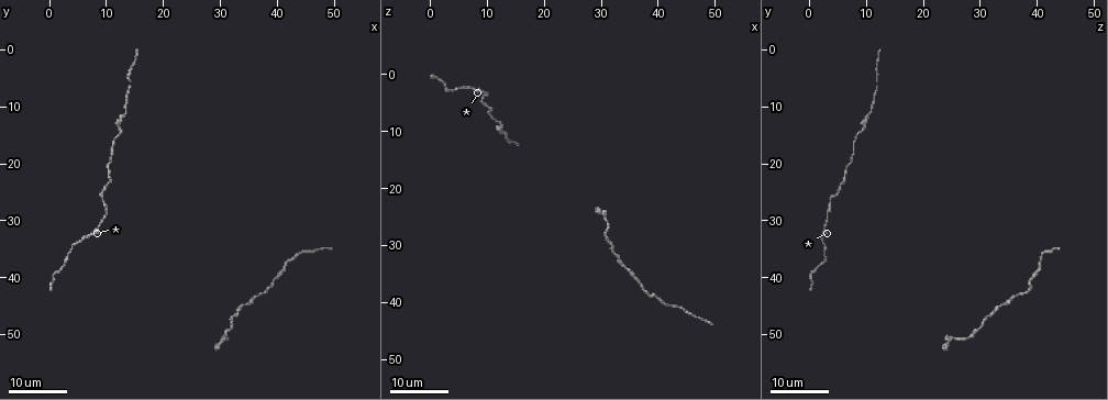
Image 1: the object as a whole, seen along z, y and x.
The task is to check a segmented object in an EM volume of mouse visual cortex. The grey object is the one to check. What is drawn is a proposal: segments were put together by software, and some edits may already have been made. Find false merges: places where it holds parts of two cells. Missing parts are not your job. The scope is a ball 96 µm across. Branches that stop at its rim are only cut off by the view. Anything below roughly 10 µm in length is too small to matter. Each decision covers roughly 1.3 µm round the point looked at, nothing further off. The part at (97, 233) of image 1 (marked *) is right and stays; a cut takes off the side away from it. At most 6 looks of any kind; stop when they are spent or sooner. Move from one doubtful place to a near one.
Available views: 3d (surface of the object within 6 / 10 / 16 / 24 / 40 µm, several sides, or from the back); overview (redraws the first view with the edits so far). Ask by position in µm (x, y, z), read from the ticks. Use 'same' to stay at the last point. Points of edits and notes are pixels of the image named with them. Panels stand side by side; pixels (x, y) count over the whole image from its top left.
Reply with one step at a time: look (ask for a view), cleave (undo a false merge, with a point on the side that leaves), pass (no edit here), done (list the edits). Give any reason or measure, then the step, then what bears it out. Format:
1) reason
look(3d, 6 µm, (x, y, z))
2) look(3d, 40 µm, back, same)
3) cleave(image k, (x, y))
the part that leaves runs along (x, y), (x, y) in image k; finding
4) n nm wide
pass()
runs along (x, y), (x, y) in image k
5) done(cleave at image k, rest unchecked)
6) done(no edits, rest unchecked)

calibre changes
look(3d, 16 µm, (9.0, 25.0, 4.5))

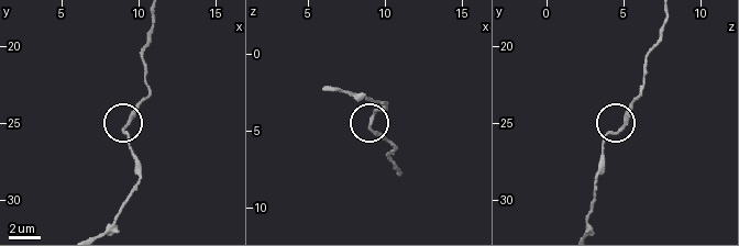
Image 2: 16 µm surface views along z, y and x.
look(3d, 6 µm, (9.2, 25.6, 4.8))

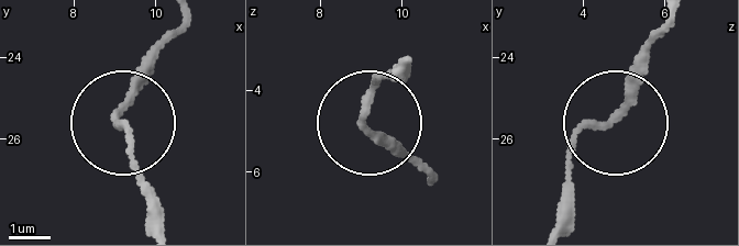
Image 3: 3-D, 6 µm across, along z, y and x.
pass()
runs along (553, 227), (574, 144), (616, 112), (630, 70), (672, 21) in image 3; continuous, no second cell

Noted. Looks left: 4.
calibre changes
look(3d, 24 µm, (10.5, 20.5, 7.0))

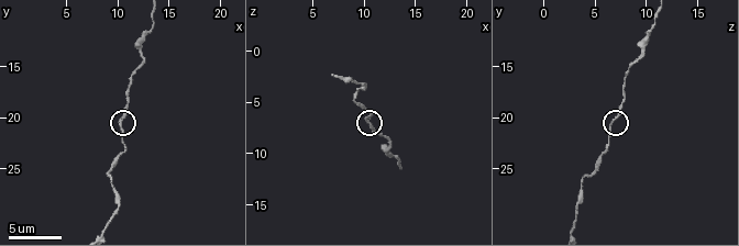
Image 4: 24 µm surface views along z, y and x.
zoom in
look(3d, 6 µm, (10.2, 20.8, 6.6))

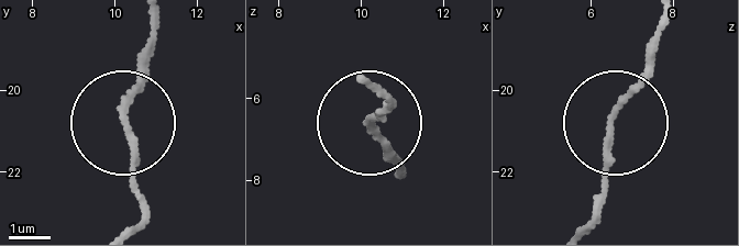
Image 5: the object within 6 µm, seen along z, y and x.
pass()
runs along (130, 225), (140, 204), (119, 110), (151, 29) in image 5; continuous, no second cell

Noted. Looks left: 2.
calibre changes
look(3d, 10 µm, (12.4, 14.4, 9.2))

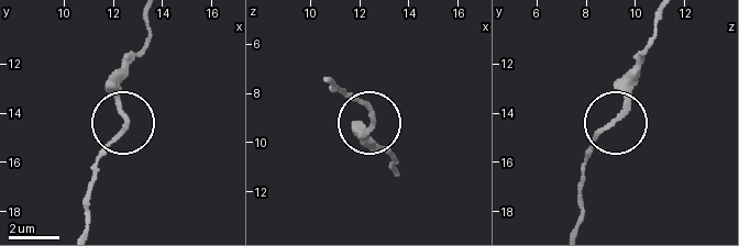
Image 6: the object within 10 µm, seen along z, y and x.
other side
look(3d, 10 µm, back, (12.4, 14.4, 9.0))

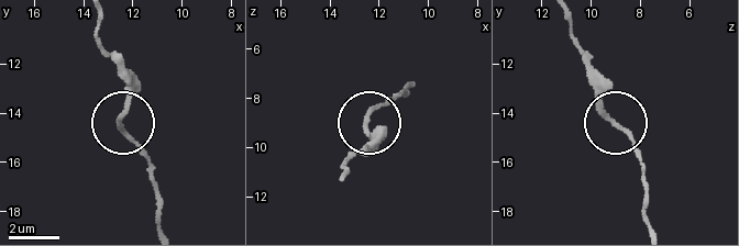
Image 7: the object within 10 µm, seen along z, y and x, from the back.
pass()
runs along (158, 222), (150, 158), (122, 121), (129, 77), (122, 60) in image 7; continuous, no second cell

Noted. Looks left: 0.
done(no edits, rest unchecked)

